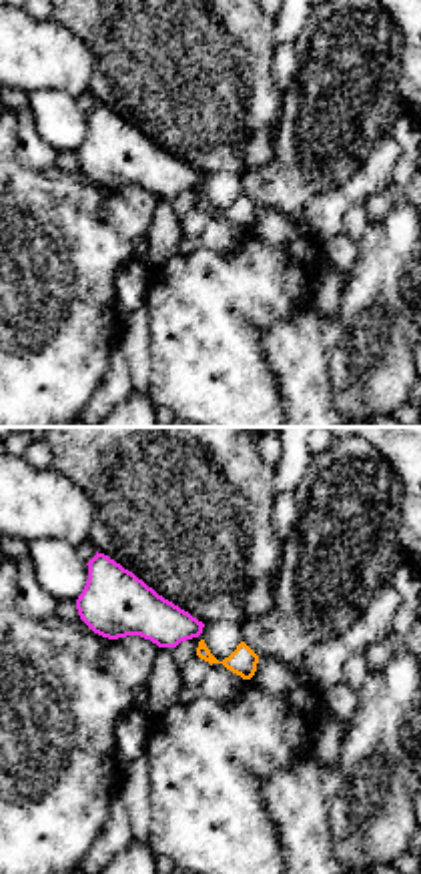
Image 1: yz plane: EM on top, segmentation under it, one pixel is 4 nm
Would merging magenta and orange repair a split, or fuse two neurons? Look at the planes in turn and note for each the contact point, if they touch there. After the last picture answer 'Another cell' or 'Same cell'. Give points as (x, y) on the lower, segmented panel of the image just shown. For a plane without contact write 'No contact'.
No contact

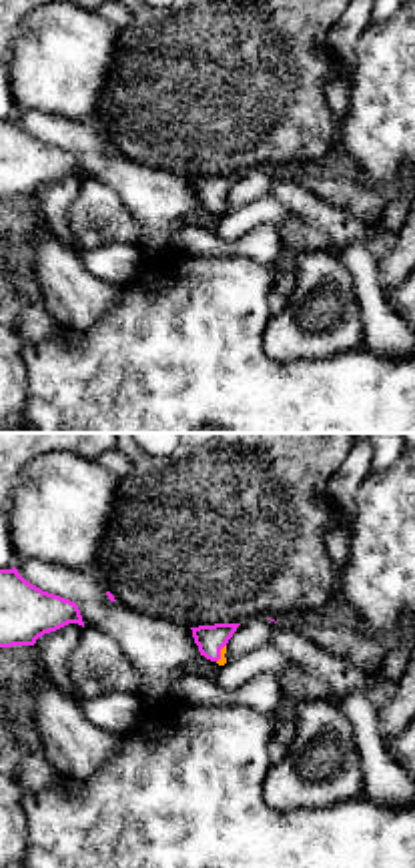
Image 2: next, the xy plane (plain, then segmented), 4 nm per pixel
Touches magenta at (219, 654)

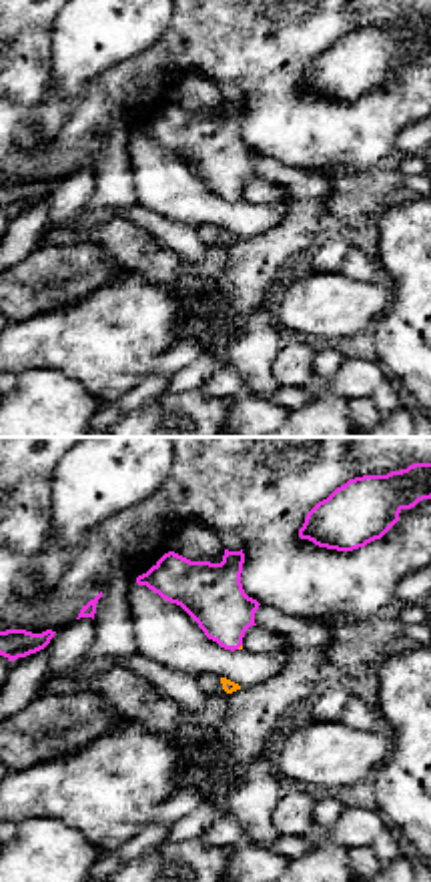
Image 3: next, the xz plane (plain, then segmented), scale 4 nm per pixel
Touches magenta at (239, 646)

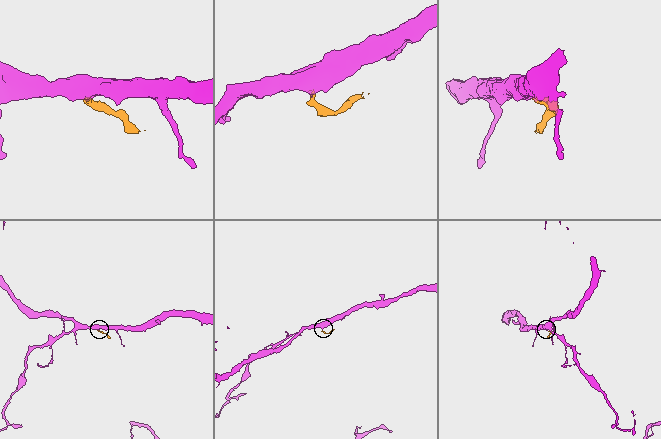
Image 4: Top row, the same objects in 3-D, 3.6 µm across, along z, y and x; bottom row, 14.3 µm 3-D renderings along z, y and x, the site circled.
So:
Same cell

